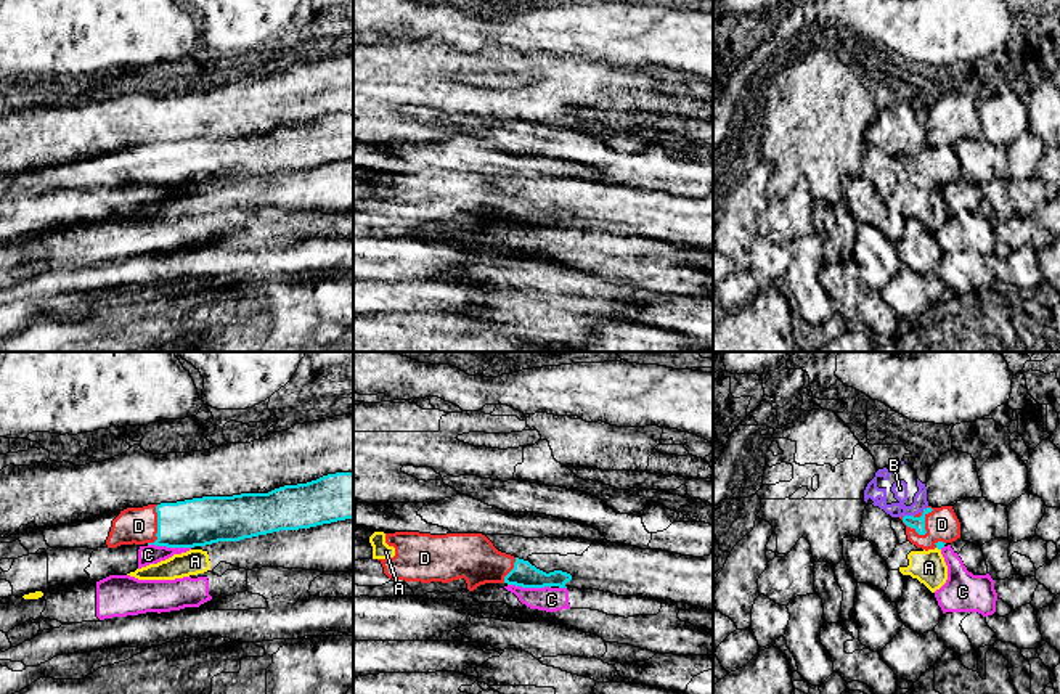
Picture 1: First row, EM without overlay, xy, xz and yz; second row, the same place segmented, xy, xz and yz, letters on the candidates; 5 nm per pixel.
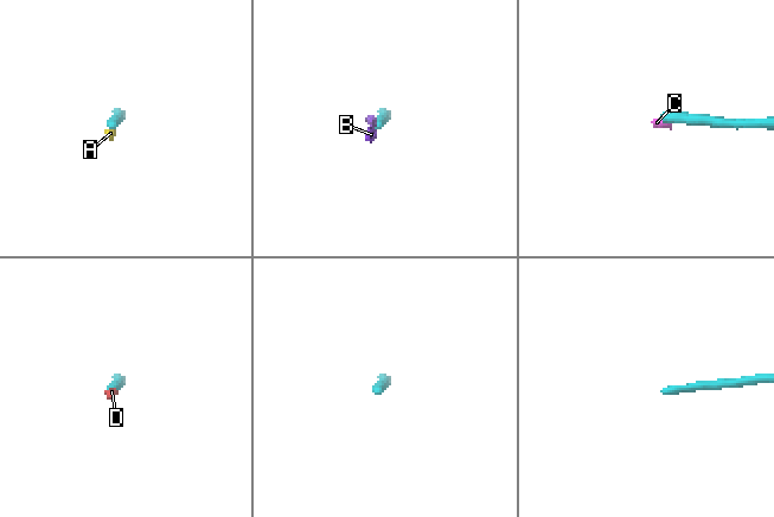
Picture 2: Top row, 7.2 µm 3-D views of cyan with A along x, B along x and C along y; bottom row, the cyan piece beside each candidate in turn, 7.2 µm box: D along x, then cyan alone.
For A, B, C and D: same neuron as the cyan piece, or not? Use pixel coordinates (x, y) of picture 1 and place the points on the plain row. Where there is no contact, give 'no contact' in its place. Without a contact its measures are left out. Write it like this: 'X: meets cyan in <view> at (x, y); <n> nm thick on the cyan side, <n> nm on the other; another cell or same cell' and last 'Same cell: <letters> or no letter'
A: meets cyan in yz at (938, 188); 40 nm thick on the cyan side, 170 nm on the other; another cell
B: meets cyan in yz at (908, 156); 60 nm thick on the cyan side, 80 nm on the other; another cell
C: meets cyan in xy at (169, 187); 240 nm thick on the cyan side, 100 nm on the other; another cell
D: meets cyan in yz at (924, 174); 60 nm thick on the cyan side, 170 nm on the other; same cell
Same cell: D

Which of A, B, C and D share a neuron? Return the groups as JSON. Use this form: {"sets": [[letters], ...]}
{"sets": [["A"], ["B"], ["C"], ["D"]]}

